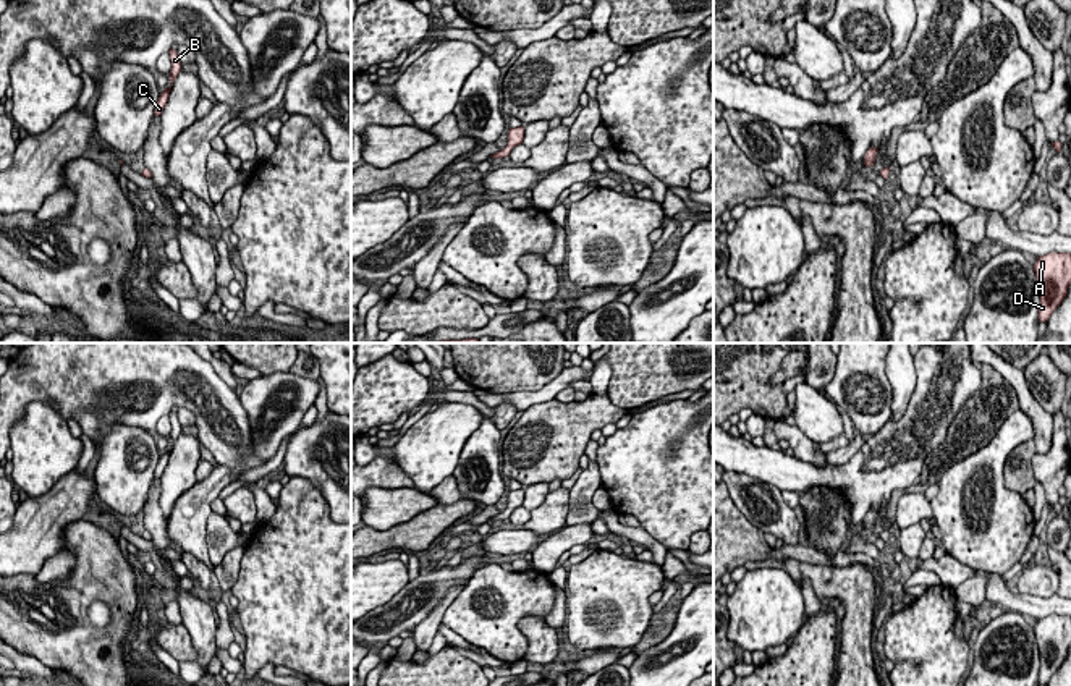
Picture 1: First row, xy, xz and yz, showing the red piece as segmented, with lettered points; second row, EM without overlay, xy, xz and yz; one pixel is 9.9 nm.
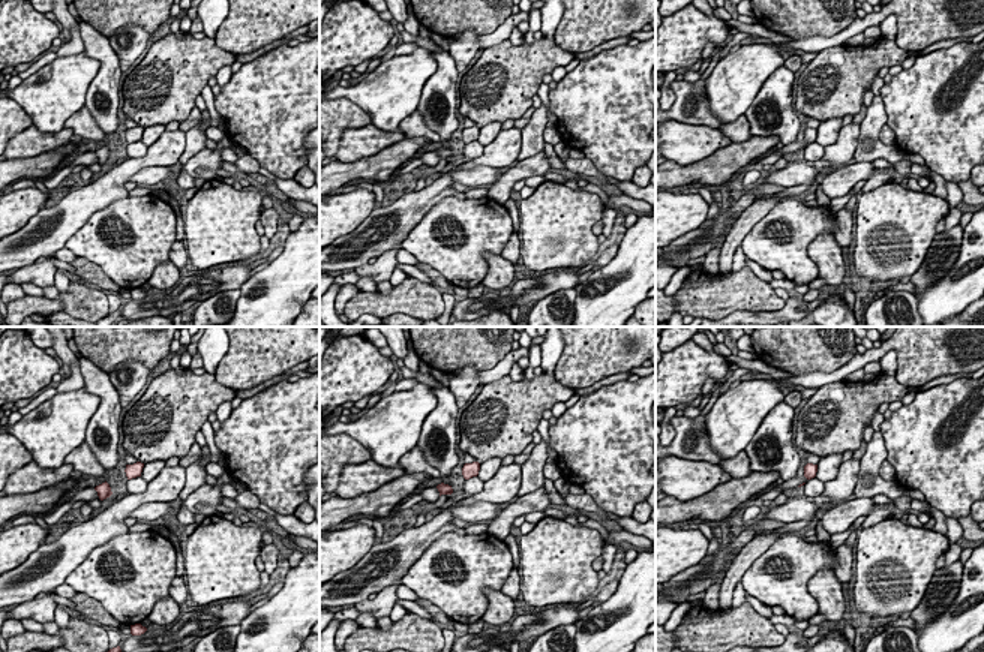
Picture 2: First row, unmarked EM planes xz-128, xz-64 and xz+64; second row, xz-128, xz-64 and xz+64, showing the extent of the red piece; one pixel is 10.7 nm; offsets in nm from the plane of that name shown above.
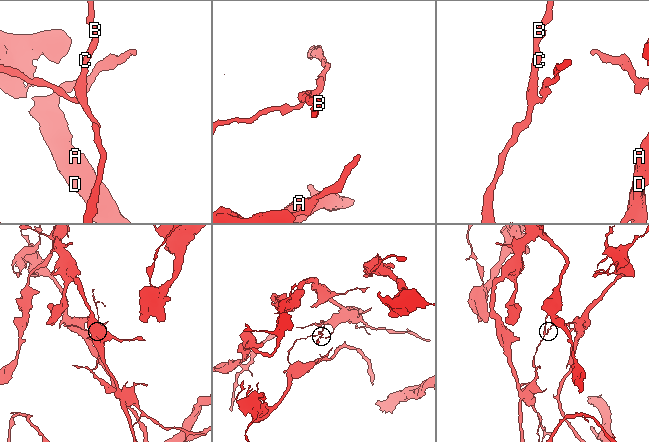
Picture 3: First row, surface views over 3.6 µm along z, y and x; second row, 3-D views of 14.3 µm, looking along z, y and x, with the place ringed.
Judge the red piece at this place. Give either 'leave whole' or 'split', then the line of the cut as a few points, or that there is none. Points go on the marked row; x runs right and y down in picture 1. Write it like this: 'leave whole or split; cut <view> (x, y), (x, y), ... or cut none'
split; cut yz (880, 170), (888, 173)

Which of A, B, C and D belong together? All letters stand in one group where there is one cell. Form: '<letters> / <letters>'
A D / B C

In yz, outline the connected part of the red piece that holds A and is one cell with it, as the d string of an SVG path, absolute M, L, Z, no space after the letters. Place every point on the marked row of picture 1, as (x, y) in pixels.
M1048 252L1040 256L1034 264L1034 272L1040 293L1039 322L1047 322L1068 294L1071 254Z

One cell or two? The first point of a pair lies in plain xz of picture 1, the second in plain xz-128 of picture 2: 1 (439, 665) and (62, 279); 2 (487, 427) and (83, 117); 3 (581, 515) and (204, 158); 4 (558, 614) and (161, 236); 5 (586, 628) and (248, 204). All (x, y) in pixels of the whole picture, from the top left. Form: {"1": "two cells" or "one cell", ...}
{"1": "two cells", "2": "two cells", "3": "two cells", "4": "two cells", "5": "one cell"}

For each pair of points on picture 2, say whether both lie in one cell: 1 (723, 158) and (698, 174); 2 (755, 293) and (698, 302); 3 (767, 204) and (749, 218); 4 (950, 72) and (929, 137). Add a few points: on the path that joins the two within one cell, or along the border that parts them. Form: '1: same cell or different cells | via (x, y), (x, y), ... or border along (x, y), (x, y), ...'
1: same cell | via (717, 164), (710, 171), (704, 171)
2: same cell | via (741, 293), (711, 296)
3: same cell | via (762, 206), (753, 213)
4: same cell | via (947, 89), (941, 104), (941, 120)

